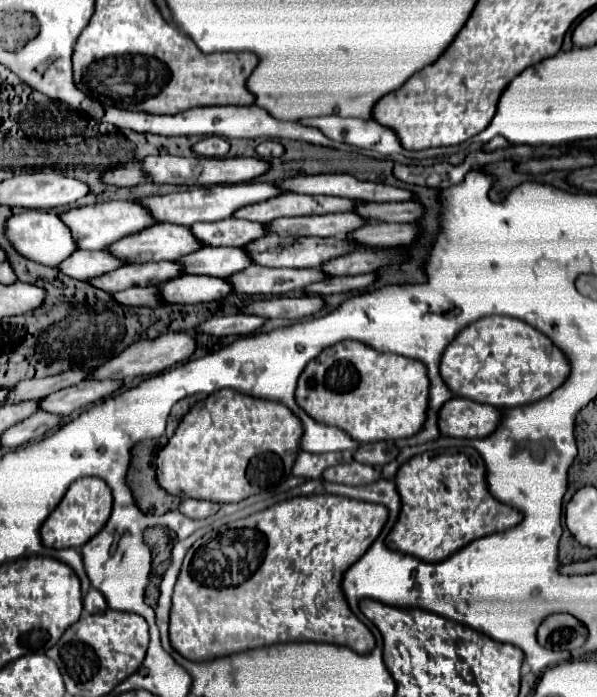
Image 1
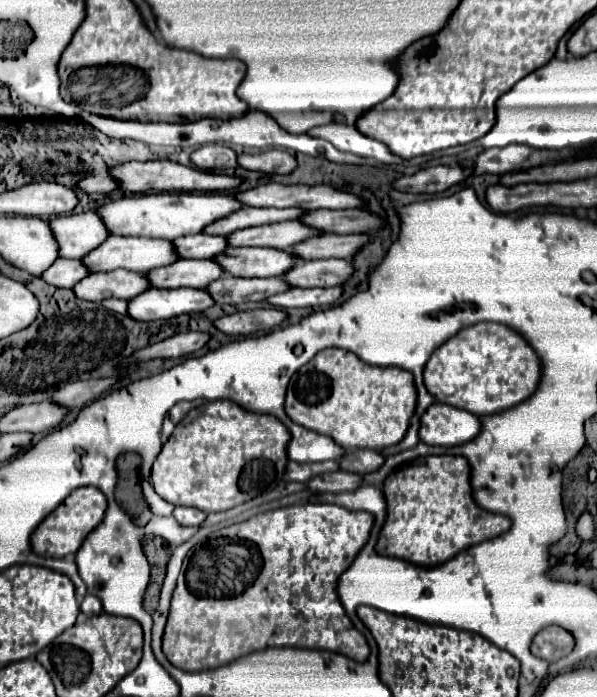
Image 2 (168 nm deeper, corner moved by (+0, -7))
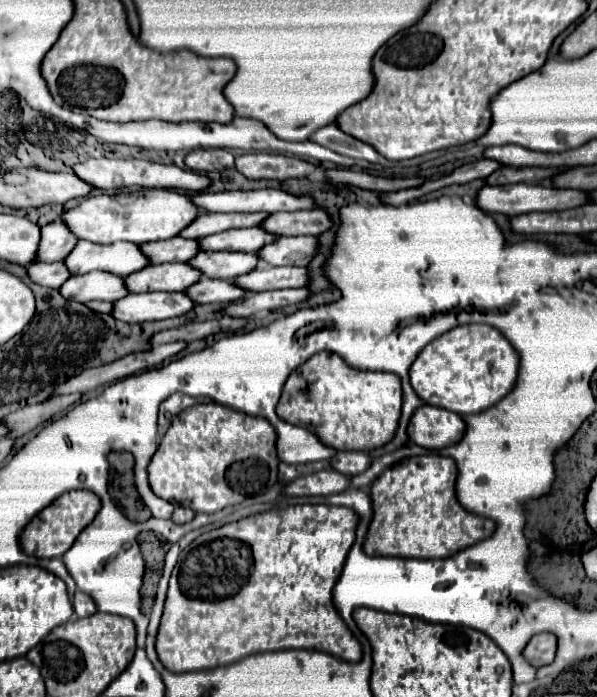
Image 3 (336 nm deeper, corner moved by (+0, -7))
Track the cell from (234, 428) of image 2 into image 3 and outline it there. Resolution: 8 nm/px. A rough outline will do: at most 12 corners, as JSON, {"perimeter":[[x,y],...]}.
{"perimeter":[[227,406],[175,416],[151,490],[217,512],[277,482],[273,426]]}

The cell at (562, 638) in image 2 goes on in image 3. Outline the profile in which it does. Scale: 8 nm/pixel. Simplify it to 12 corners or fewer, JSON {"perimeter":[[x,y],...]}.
{"perimeter":[[537,634],[523,650],[533,668],[553,662],[557,638]]}

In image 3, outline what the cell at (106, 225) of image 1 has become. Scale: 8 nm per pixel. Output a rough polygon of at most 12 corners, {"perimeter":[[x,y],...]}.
{"perimeter":[[63,220],[41,228],[35,262],[59,262],[77,238]]}

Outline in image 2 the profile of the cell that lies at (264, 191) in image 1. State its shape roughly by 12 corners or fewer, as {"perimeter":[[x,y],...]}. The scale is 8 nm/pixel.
{"perimeter":[[161,192],[97,214],[117,236],[175,240],[243,204],[231,194]]}

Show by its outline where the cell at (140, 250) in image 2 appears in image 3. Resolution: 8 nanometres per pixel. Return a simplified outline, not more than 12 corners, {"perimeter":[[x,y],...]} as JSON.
{"perimeter":[[79,240],[63,262],[71,274],[121,278],[149,266],[137,244]]}

